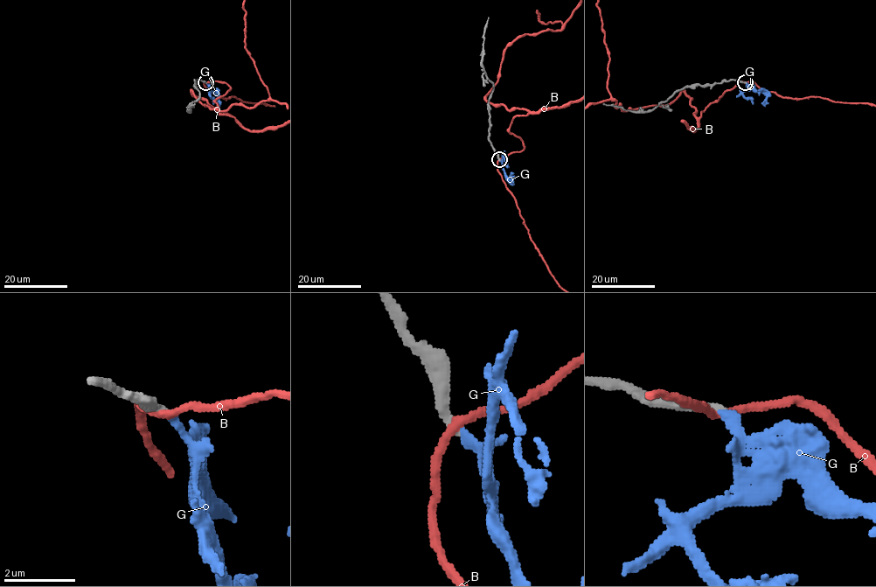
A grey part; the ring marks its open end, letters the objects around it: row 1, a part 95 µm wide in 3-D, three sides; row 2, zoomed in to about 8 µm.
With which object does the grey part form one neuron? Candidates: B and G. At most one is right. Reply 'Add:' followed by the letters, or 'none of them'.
Add: G

